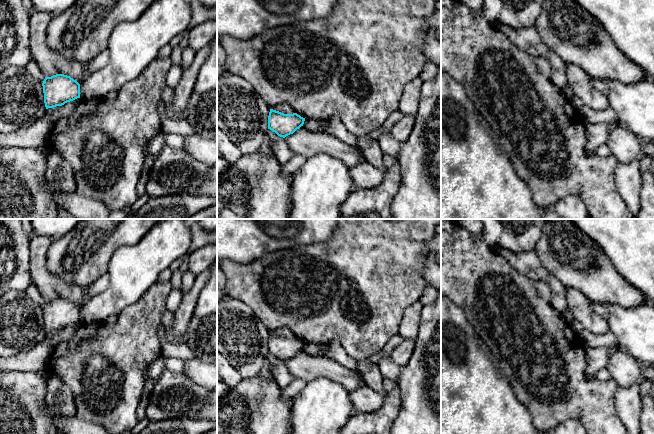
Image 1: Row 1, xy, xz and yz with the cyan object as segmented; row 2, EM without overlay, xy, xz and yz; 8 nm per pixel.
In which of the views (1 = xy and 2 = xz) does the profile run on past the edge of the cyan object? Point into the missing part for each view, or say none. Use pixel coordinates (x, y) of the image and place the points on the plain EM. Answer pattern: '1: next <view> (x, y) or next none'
1: next none
2: next none

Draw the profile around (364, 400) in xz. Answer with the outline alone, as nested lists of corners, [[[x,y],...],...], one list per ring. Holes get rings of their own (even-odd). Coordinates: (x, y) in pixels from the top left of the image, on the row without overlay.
[[[362,386],[356,390],[349,391],[349,398],[354,412],[370,413],[382,407],[385,394],[377,393],[368,386]]]

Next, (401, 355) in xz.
[[[403,339],[401,343],[390,353],[390,359],[396,365],[404,367],[409,362],[414,349],[414,339]]]

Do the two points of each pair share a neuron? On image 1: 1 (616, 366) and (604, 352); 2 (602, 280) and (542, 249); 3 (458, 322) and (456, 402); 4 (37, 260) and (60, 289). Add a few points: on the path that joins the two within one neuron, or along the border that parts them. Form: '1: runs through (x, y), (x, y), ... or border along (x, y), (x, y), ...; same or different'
1: border along (617, 348), (609, 356), (605, 367); different
2: runs through (587, 272), (578, 272), (557, 262); same
3: runs through (465, 342), (467, 364), (456, 375), (456, 382); same
4: runs through (38, 267), (53, 283); same

